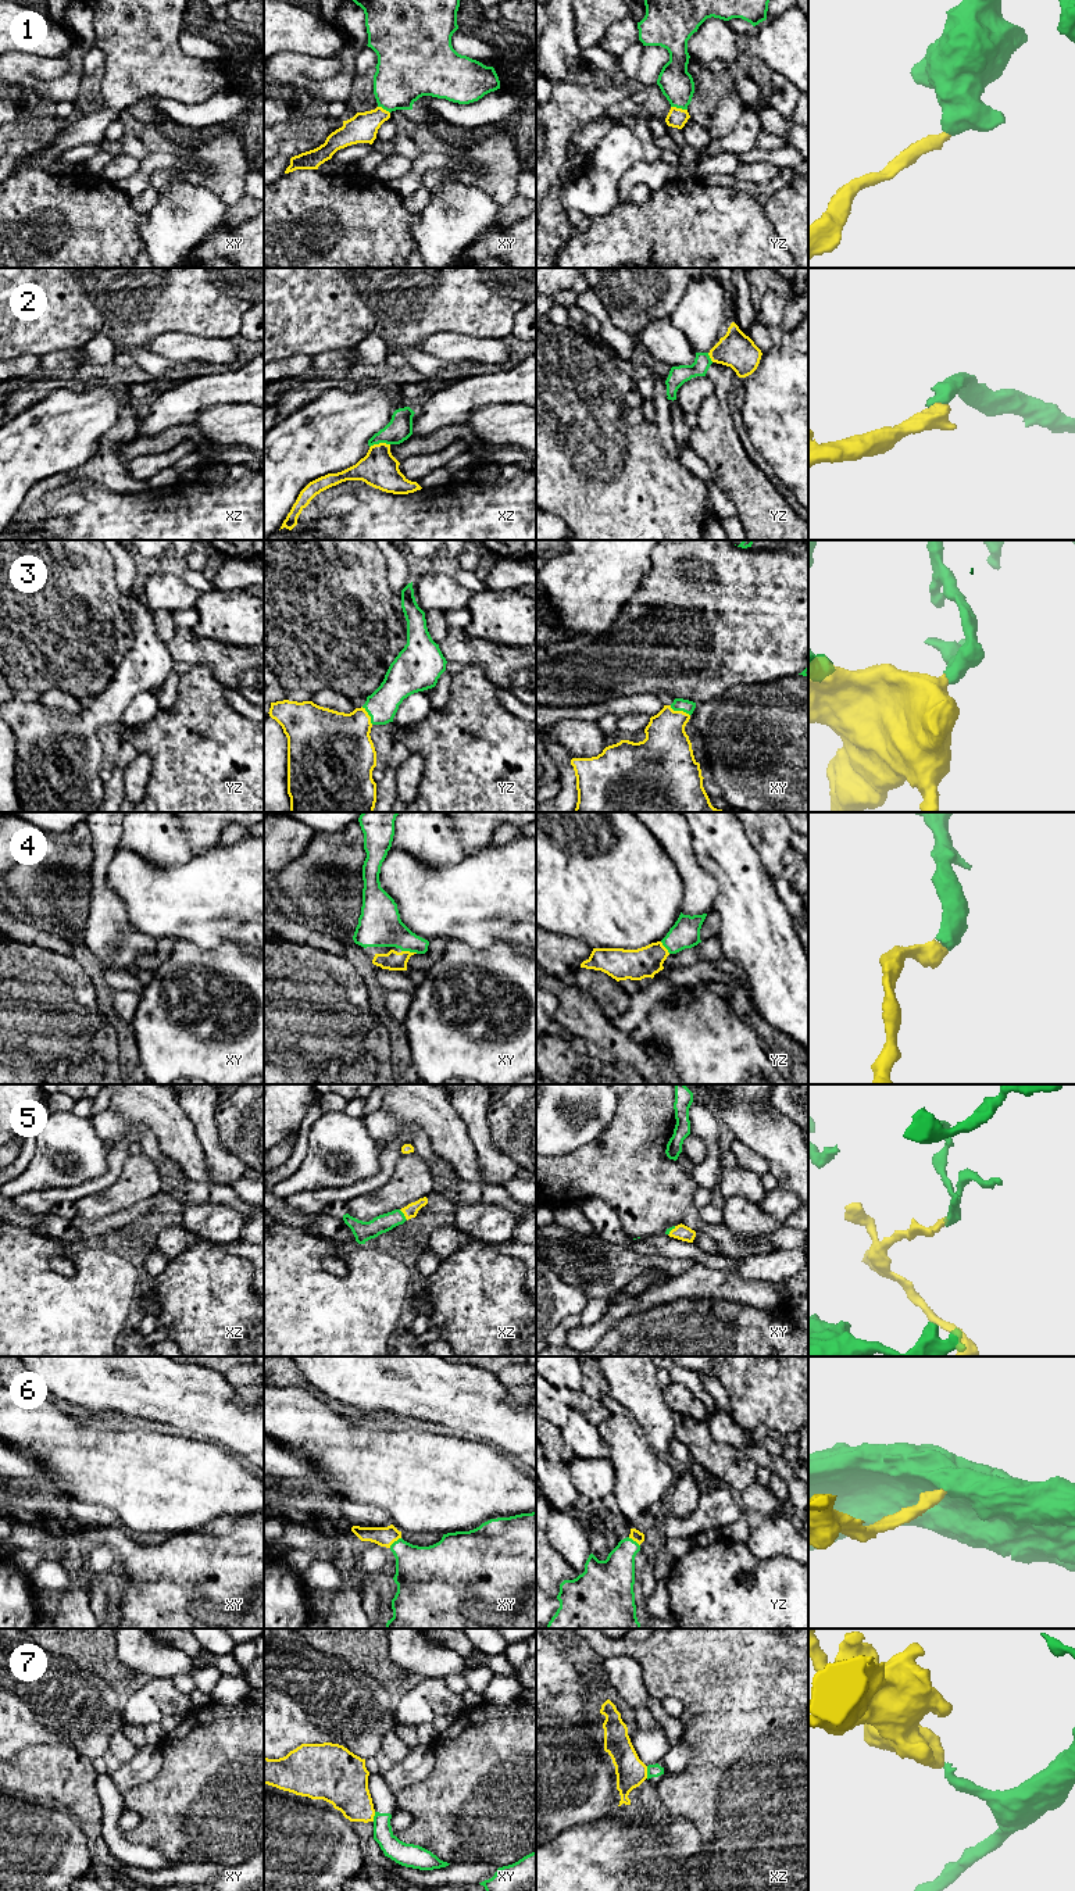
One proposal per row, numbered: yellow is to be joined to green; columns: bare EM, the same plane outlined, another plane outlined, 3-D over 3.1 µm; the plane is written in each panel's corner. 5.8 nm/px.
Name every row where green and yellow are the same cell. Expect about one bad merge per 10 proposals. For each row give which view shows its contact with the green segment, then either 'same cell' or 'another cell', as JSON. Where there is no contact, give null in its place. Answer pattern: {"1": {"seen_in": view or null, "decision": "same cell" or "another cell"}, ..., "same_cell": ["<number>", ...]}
{"1": {"seen_in": "yz", "decision": "same cell"}, "2": {"seen_in": "xz", "decision": "same cell"}, "3": {"seen_in": "xy", "decision": "same cell"}, "4": {"seen_in": "xy", "decision": "same cell"}, "5": {"seen_in": "xz", "decision": "same cell"}, "6": {"seen_in": "xy", "decision": "same cell"}, "7": {"seen_in": "xz", "decision": "another cell"}, "same_cell": ["1", "2", "3", "4", "5", "6"]}

